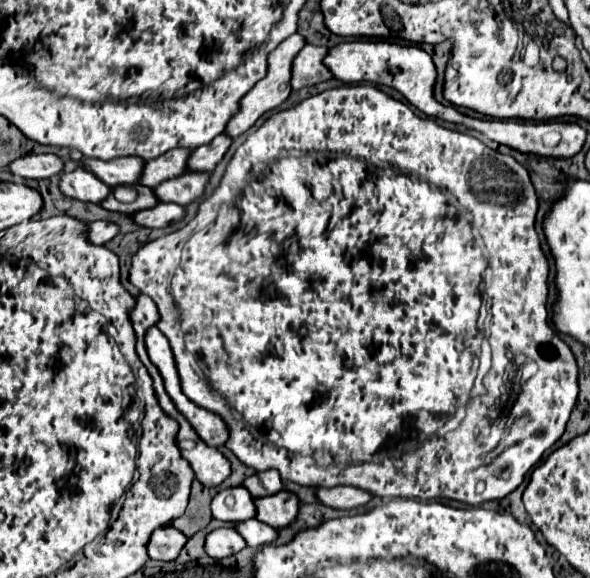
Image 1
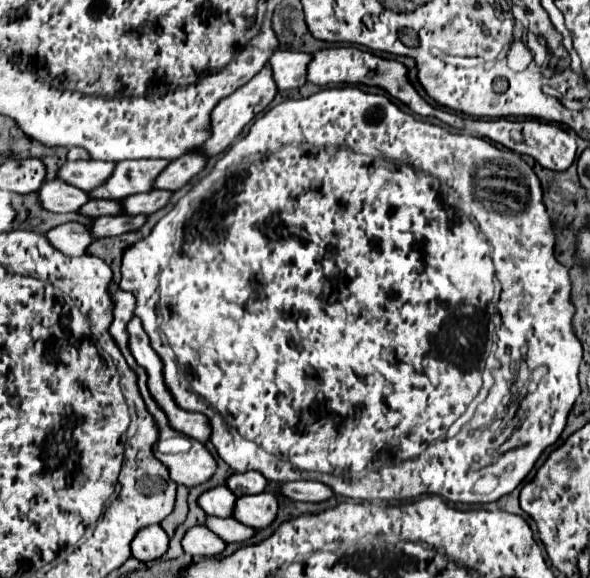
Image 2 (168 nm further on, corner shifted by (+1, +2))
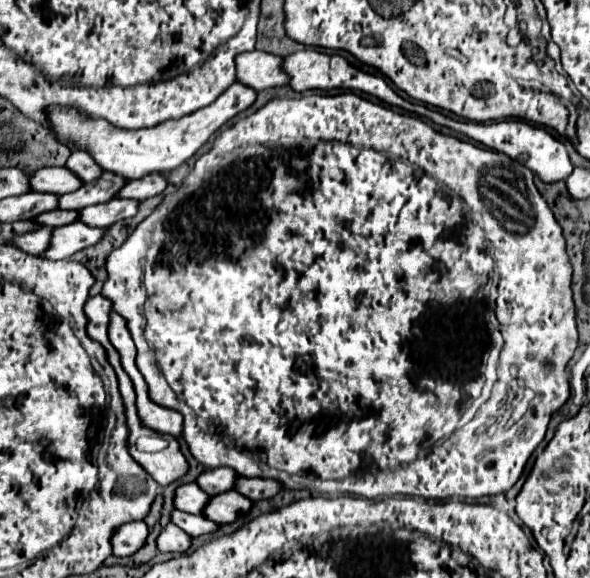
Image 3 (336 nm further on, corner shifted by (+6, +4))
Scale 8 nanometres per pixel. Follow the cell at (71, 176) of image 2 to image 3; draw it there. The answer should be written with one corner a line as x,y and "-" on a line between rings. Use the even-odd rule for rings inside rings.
48,166
40,168
30,176
30,188
38,192
52,192
52,194
66,194
74,192
82,186
82,180
68,170
66,166

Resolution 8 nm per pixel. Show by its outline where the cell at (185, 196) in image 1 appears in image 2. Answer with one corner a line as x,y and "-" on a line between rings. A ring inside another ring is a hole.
151,190
145,194
135,194
135,196
127,196
125,200
121,200
123,204
123,214
125,216
137,216
137,214
153,214
159,208
163,208
169,200
171,192
165,190

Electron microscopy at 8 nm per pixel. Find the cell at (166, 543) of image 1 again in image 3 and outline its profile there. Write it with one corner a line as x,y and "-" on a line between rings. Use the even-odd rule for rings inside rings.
128,522
126,526
120,526
112,536
114,556
136,554
146,544
146,538
148,538
146,522

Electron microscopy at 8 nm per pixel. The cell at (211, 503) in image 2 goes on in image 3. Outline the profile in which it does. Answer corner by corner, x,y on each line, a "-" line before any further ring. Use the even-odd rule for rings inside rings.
196,484
180,486
174,498
176,508
190,514
204,514
204,508
208,506
208,502
210,502
210,496

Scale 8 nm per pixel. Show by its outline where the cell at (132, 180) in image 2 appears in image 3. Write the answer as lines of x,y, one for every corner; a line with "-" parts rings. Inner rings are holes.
106,170
106,172
102,172
100,178
96,178
94,182
84,184
80,190
70,192
70,194
62,194
58,208
82,210
82,208
92,206
92,204
108,202
108,200
116,198
118,190
122,190
124,184
126,184
126,178
122,178
120,174
114,174
114,172

